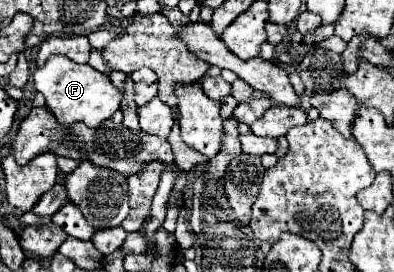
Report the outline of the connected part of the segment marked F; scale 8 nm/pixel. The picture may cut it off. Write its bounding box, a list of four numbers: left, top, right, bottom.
[34,57,120,127]

